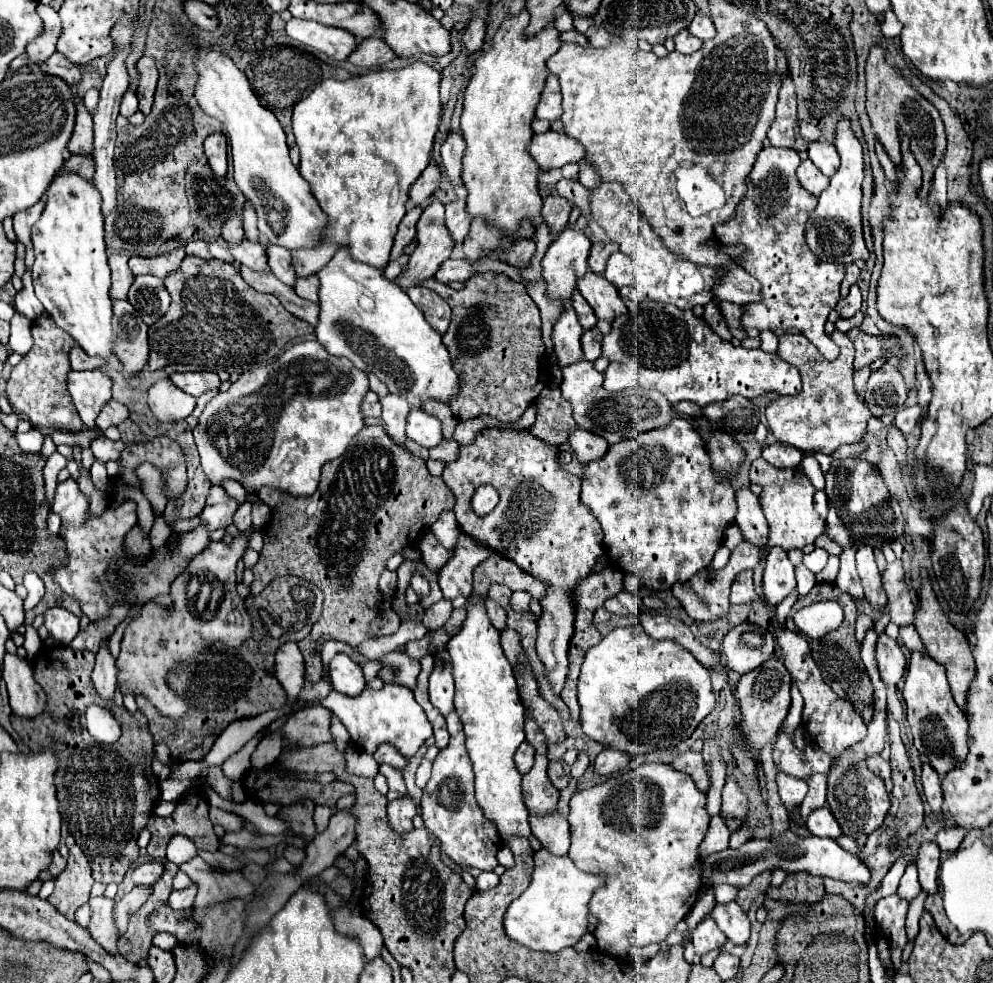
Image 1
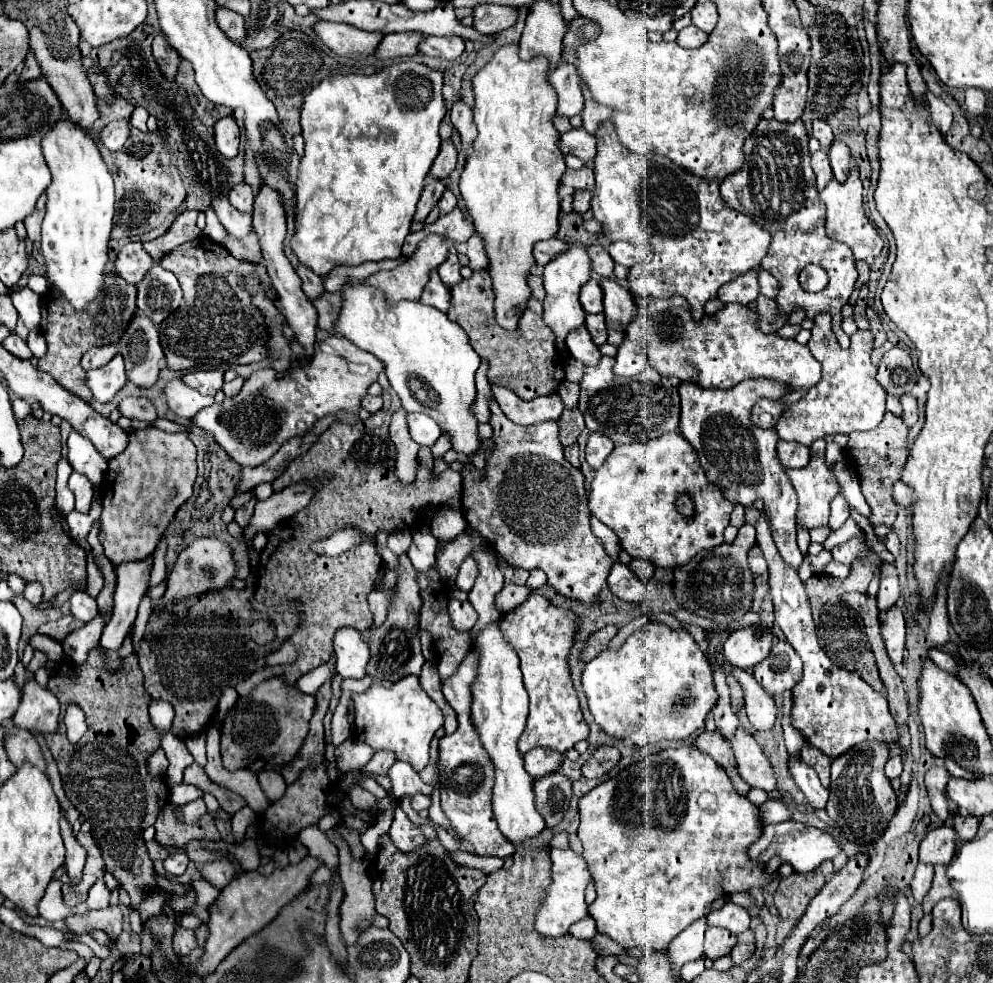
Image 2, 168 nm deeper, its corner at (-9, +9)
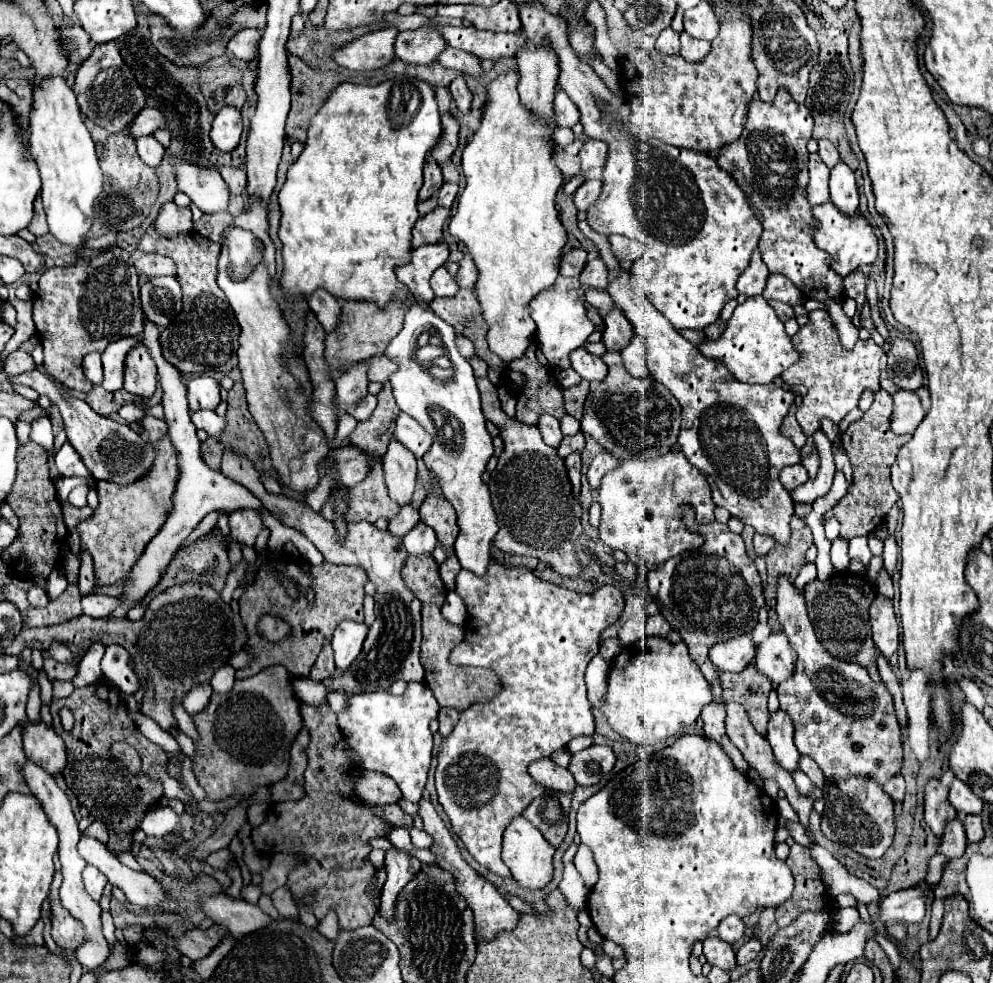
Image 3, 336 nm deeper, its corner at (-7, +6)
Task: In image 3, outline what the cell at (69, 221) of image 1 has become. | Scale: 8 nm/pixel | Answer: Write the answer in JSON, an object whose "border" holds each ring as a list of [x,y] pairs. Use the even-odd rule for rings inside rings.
{"border":[[[49,76],[33,84],[33,108],[29,114],[29,150],[41,176],[41,198],[49,232],[59,242],[81,248],[85,232],[95,218],[95,202],[101,196],[103,172],[95,156],[95,144],[83,124],[75,92],[65,78]]]}

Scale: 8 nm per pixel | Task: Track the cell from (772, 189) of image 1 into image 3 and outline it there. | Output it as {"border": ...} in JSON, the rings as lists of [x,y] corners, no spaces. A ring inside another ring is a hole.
{"border":[[[779,88],[775,100],[751,100],[747,122],[741,140],[725,144],[717,154],[717,162],[727,170],[737,184],[745,190],[749,204],[753,206],[757,220],[763,226],[759,238],[759,250],[769,272],[787,276],[807,298],[817,298],[829,304],[831,318],[839,330],[839,338],[845,350],[853,348],[859,340],[859,330],[841,310],[843,278],[831,270],[829,258],[813,244],[815,220],[805,196],[807,186],[807,142],[811,140],[813,118],[805,104],[797,104],[785,88]]]}

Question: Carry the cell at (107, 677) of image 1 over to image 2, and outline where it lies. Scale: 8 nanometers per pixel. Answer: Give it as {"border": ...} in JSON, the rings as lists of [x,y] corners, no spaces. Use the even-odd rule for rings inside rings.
{"border":[[[153,557],[135,563],[121,563],[117,571],[117,587],[115,587],[115,605],[109,623],[103,629],[101,645],[111,651],[119,651],[121,643],[137,617],[137,607],[147,591],[149,569]]]}

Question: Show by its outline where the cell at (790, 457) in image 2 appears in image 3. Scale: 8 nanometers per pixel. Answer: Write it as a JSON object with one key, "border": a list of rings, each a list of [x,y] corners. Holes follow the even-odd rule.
{"border":[[[803,464],[787,466],[781,472],[781,484],[785,484],[785,488],[789,488],[789,492],[793,492],[793,488],[805,484],[805,480],[809,480],[809,476],[807,476],[807,470]]]}

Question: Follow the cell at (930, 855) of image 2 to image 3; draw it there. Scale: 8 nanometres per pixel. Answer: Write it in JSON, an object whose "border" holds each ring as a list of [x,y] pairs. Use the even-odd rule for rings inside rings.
{"border":[[[955,818],[945,826],[939,852],[945,854],[947,858],[961,858],[965,852],[965,846],[967,846],[967,836],[963,828],[963,820]]]}

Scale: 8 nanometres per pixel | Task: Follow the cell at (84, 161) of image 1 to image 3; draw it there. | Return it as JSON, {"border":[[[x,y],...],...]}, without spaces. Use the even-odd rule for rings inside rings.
{"border":[[[143,108],[141,114],[135,118],[135,122],[131,124],[129,134],[133,138],[141,138],[141,136],[149,136],[161,128],[165,128],[165,118],[161,116],[161,112],[155,108]]]}

